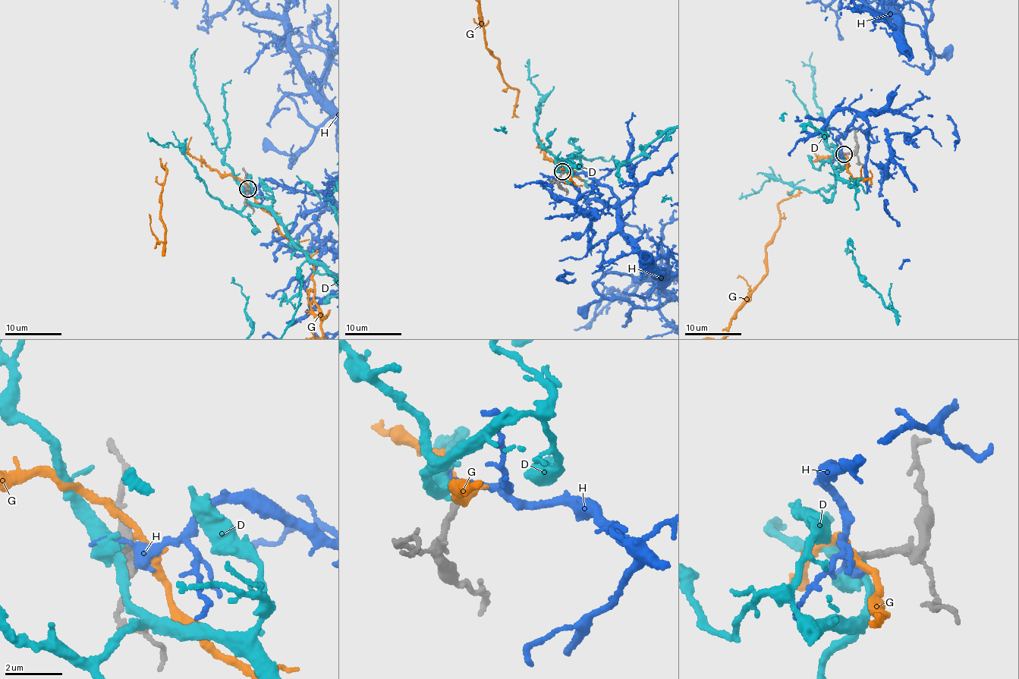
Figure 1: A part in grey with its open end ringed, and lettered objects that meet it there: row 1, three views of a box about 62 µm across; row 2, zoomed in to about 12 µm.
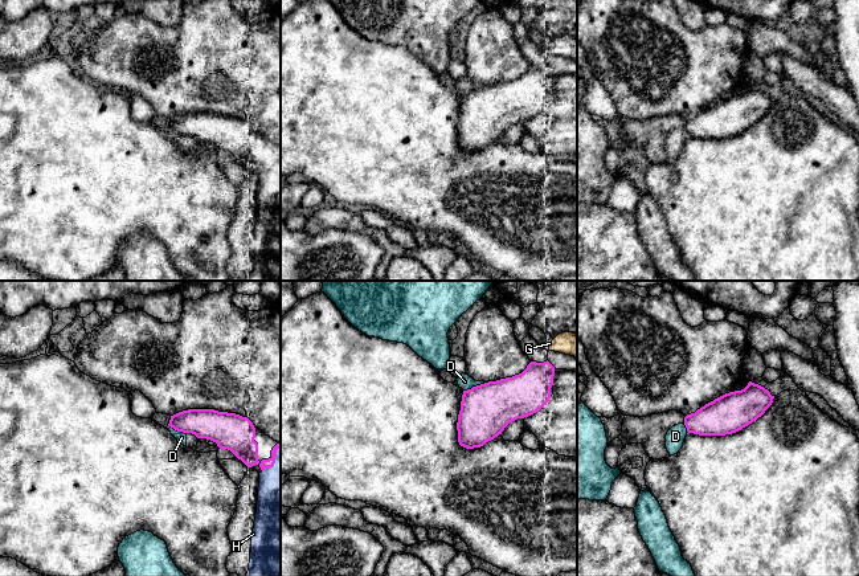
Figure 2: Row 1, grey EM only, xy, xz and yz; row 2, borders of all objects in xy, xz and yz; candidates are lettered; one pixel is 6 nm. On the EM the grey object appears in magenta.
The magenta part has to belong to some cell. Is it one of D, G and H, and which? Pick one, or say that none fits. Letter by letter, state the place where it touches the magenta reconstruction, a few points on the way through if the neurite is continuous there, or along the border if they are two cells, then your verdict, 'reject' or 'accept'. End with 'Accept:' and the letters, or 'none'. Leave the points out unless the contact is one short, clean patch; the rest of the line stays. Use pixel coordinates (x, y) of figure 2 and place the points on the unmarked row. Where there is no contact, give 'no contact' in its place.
D: xz (474, 90) | along xz (485, 86), (463, 94) | reject
G: no contact | reject
H: xy (274, 166) | across xy (240, 143), (260, 167), (274, 166), (279, 171), (279, 205) | accept
Accept: H

